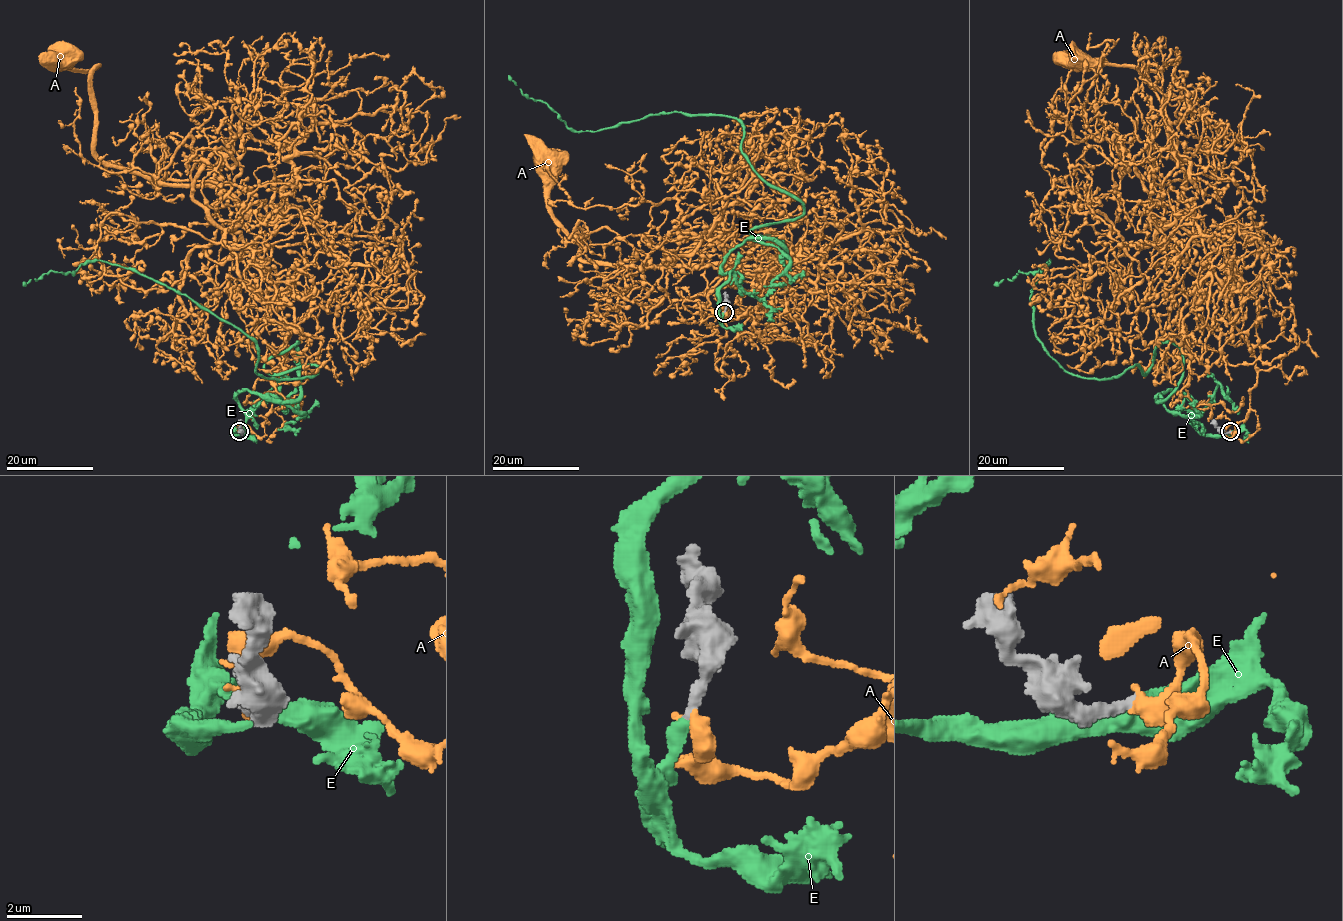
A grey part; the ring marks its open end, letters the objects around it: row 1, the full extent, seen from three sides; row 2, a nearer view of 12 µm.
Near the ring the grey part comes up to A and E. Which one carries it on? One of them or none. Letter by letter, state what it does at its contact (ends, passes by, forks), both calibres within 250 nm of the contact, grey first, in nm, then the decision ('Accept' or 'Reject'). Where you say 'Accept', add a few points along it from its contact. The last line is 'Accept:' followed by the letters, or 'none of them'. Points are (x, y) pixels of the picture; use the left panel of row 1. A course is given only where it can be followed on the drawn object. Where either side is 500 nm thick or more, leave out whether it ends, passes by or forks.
A: Thickness 320 nm (grey) against 500 nm. Reject
E: It ends there. Thickness 280 nm (grey) against 300 nm. Accept. Its course: (238, 431), (238, 393), (299, 396), (298, 343), (264, 368), (317, 371), (268, 378), (132, 269), (22, 285)
Accept: E

